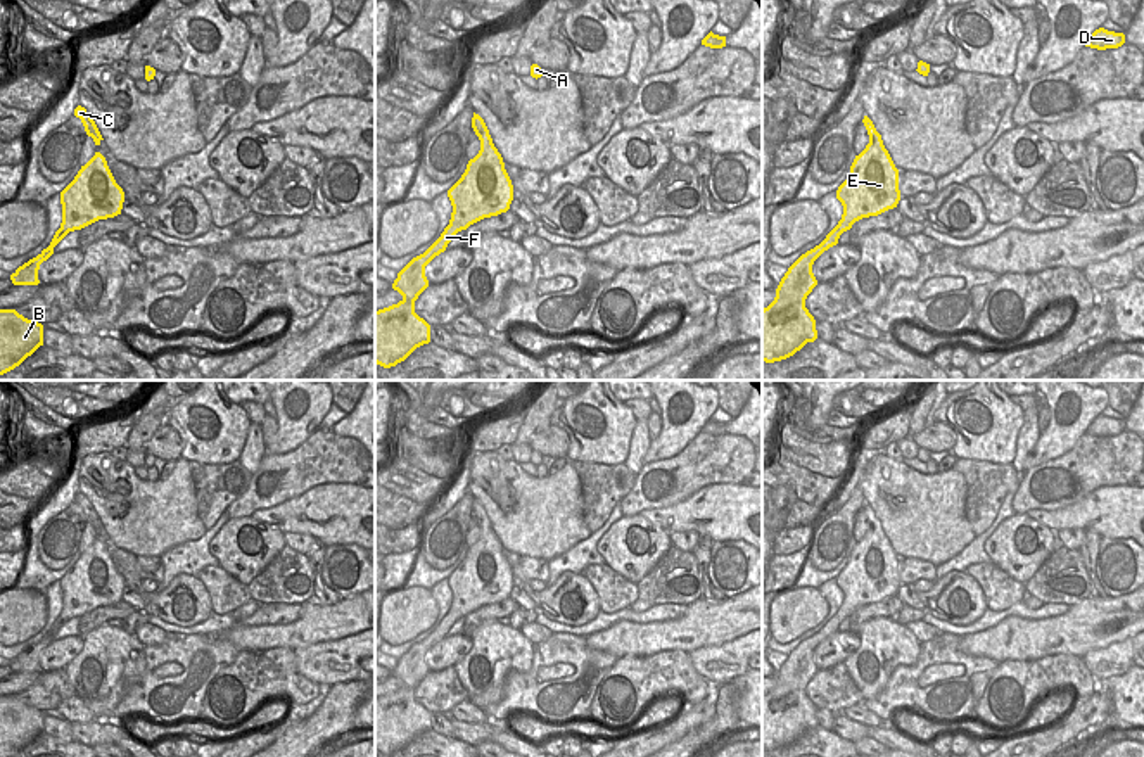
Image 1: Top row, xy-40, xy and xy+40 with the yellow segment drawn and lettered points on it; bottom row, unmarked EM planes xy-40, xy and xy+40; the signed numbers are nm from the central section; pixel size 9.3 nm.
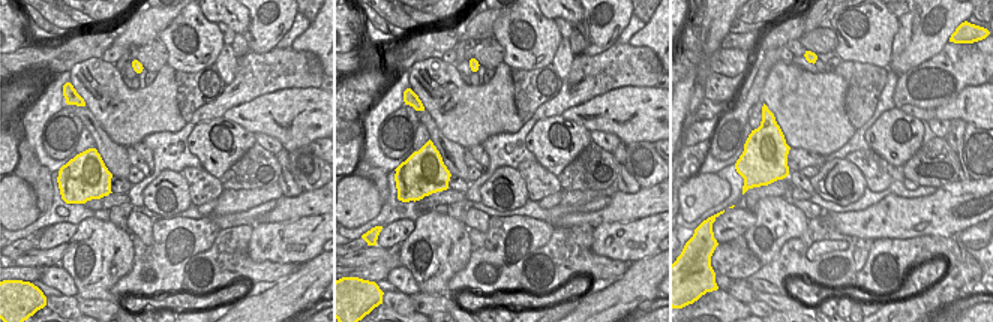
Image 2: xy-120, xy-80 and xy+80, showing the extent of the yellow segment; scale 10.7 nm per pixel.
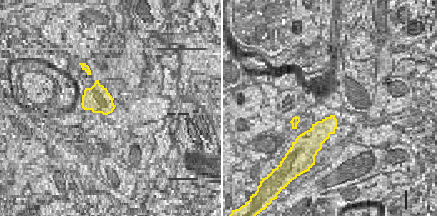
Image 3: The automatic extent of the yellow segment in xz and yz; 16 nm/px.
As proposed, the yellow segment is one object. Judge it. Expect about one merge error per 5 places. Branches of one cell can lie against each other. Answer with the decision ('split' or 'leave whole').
leave whole

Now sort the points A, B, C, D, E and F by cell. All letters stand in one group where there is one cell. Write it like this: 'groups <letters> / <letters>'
groups A B C D E F

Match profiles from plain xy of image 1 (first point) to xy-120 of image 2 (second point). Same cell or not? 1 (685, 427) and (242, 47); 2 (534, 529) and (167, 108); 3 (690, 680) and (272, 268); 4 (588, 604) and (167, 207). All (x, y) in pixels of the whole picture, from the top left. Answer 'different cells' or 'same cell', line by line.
1: different cells
2: same cell
3: same cell
4: same cell

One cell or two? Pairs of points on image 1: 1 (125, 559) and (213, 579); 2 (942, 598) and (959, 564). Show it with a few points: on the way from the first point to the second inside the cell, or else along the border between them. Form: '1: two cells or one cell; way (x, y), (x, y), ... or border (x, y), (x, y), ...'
1: two cells; border (196, 578), (206, 590), (213, 610)
2: two cells; border (965, 571), (949, 571), (937, 579)

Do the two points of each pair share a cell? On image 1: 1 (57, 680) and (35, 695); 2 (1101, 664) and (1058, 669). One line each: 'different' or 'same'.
1: same
2: different

